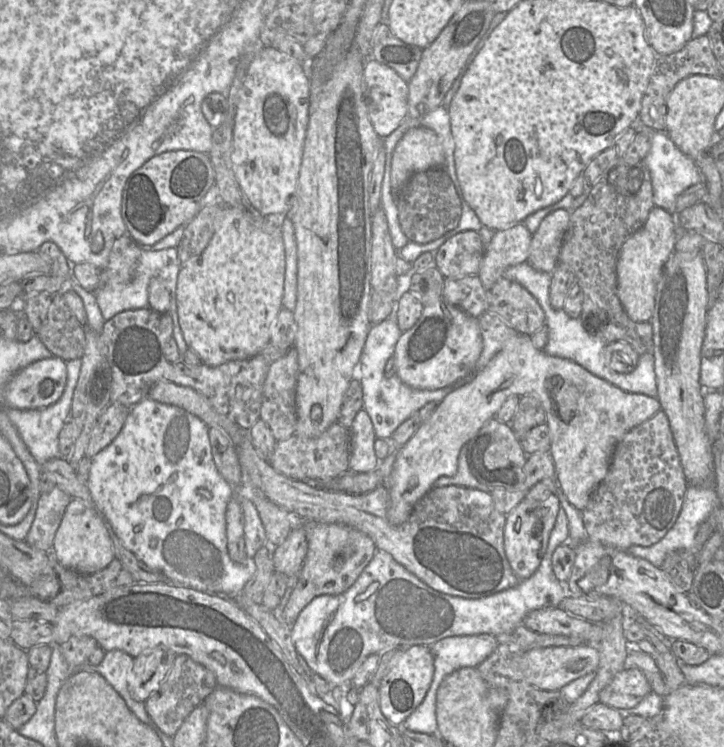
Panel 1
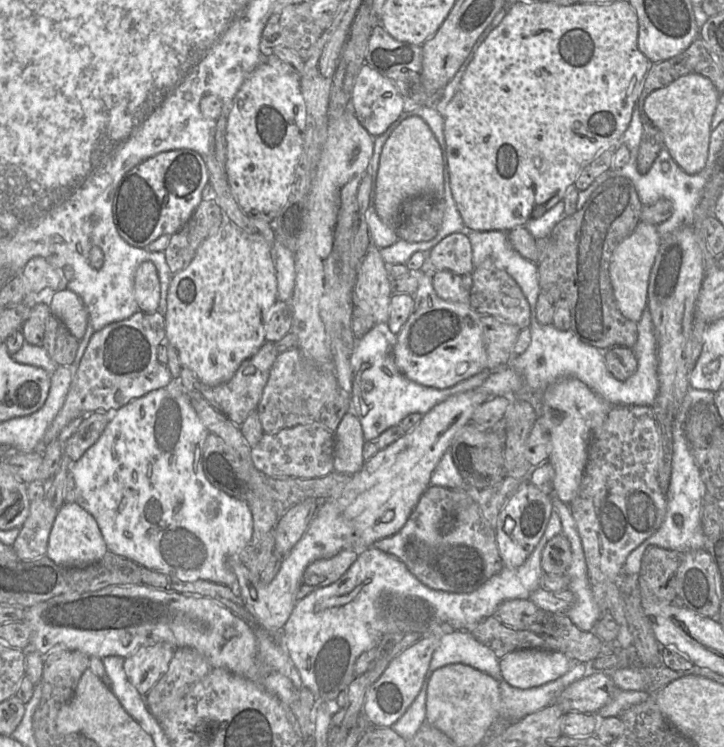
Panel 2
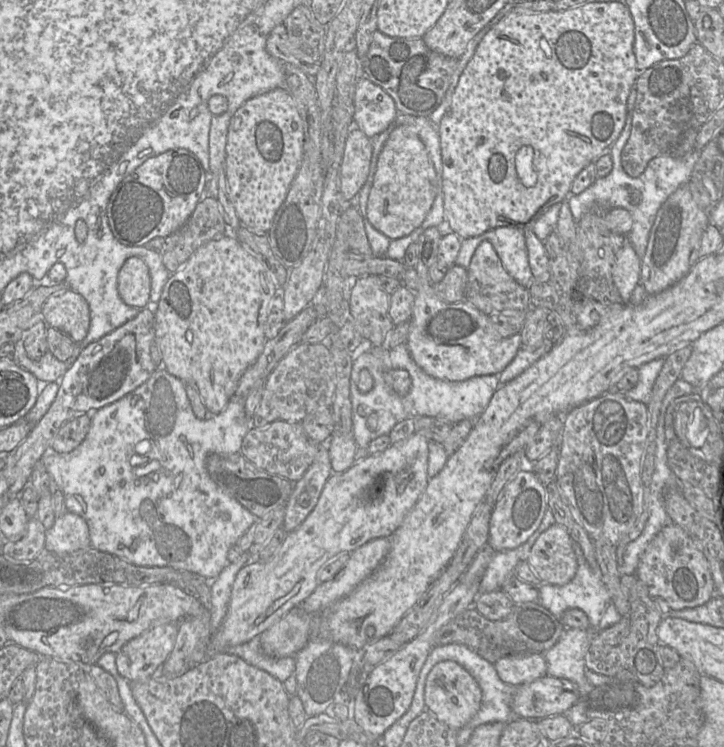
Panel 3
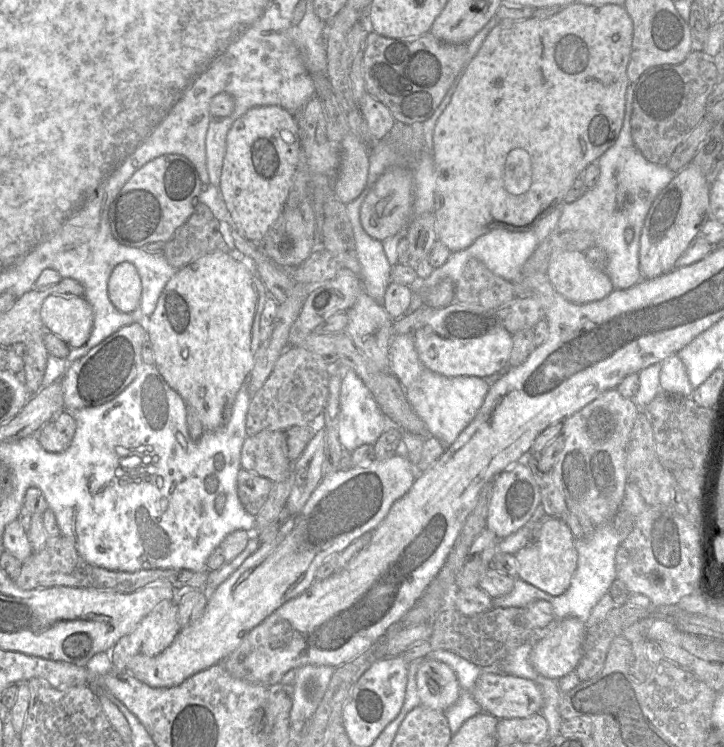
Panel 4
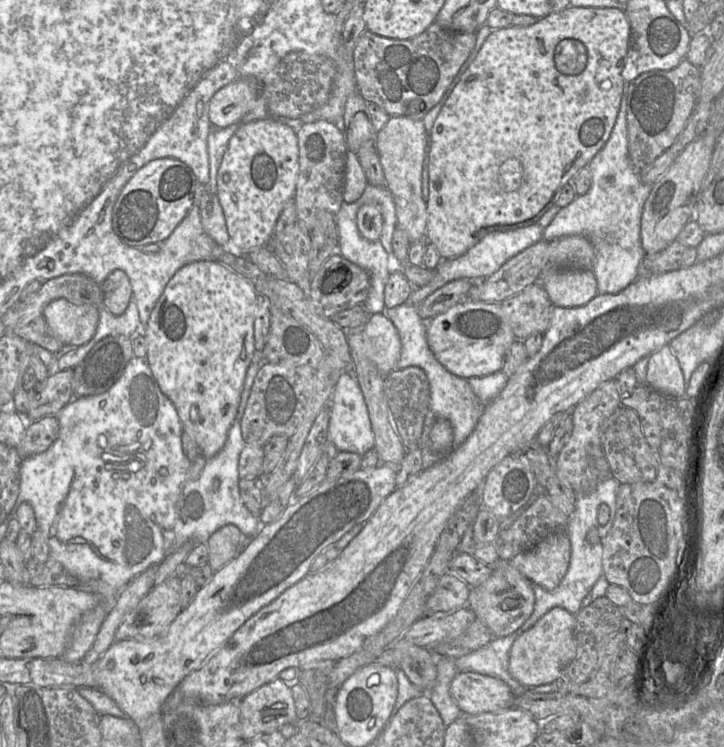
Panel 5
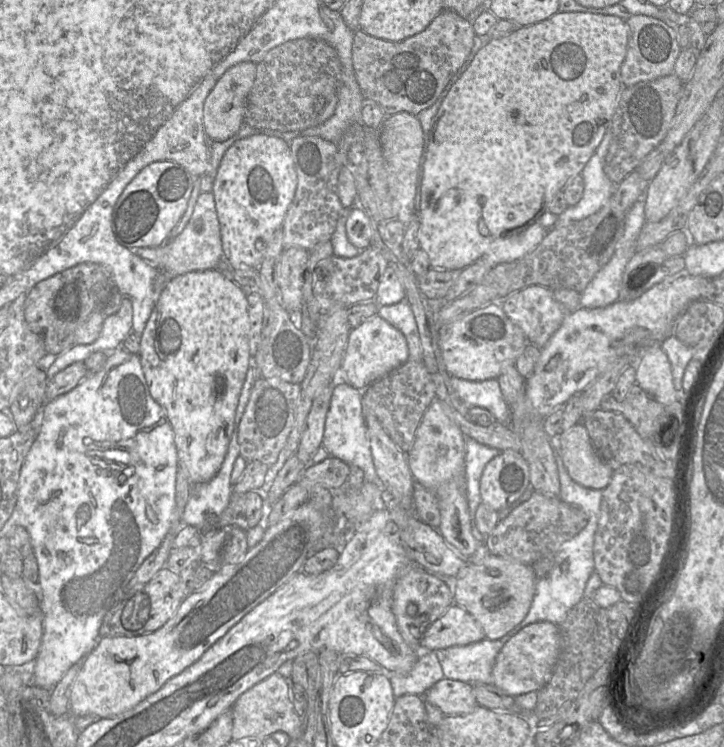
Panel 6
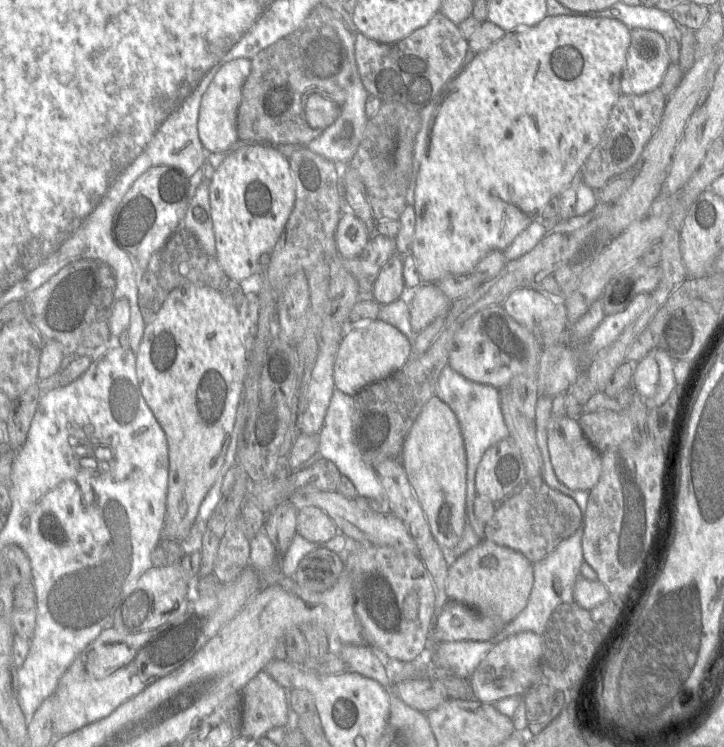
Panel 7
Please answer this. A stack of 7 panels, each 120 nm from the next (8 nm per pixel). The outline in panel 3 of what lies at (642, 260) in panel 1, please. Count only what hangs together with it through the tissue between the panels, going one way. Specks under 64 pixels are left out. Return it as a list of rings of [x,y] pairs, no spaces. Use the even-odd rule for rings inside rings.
[[[626,242],[616,255],[612,278],[625,304],[630,304],[632,294],[640,283],[641,260],[629,242]]]

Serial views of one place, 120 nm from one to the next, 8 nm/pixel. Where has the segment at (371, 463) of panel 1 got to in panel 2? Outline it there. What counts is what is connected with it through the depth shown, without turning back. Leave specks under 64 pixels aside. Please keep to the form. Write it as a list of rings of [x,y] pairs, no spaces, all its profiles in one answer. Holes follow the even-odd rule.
[[[349,411],[339,423],[335,434],[334,472],[353,475],[364,464],[365,439],[358,417]]]

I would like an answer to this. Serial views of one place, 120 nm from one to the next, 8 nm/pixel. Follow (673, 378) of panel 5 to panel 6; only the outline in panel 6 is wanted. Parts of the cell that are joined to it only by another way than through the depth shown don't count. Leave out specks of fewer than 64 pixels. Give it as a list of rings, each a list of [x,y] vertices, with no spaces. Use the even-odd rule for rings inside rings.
[[[661,344],[644,349],[645,355],[636,369],[636,384],[664,406],[676,402],[671,364]]]

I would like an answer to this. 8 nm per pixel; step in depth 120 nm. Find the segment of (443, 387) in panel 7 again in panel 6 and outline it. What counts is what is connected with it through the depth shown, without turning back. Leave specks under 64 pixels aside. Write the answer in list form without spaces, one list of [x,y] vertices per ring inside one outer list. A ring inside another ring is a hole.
[[[451,376],[451,386],[467,404],[487,409],[500,422],[509,425],[509,407],[498,379],[470,381]],[[465,437],[466,496],[471,529],[475,539],[482,543],[486,536],[480,533],[476,525],[476,510],[482,503],[480,479],[486,464],[499,453],[498,449],[483,445],[471,437]]]

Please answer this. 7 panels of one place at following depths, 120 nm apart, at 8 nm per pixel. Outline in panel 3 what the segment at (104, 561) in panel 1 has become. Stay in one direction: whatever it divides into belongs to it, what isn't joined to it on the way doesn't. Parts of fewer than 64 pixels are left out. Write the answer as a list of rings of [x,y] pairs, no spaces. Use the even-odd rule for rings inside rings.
[[[66,512],[46,530],[45,549],[56,554],[71,553],[91,547],[89,528],[79,515]]]

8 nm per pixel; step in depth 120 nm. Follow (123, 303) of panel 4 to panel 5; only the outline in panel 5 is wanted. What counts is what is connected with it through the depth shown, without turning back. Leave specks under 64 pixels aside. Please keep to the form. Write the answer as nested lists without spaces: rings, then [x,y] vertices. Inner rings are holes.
[[[116,269],[108,275],[101,287],[103,304],[106,309],[115,316],[123,314],[133,296],[132,286],[127,274]]]

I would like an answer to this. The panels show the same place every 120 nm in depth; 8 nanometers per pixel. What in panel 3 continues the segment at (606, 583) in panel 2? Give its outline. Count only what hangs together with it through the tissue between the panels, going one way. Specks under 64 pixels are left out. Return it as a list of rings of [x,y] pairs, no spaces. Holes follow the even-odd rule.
[[[608,391],[563,416],[554,481],[586,532],[613,546],[638,538],[647,521],[640,472],[648,436],[647,418],[647,404],[630,400],[618,391]]]

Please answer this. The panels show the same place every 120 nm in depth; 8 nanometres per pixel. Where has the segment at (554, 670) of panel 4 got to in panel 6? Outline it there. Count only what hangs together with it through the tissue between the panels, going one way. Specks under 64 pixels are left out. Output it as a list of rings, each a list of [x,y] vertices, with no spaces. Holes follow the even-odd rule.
[[[548,621],[532,623],[514,635],[498,653],[492,670],[492,684],[513,697],[538,691],[549,682],[559,651],[559,626]]]

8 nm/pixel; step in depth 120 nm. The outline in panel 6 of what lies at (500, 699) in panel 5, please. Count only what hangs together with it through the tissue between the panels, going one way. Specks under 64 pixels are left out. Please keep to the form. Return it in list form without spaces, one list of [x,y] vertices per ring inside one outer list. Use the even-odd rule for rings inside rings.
[[[447,678],[438,681],[423,697],[426,702],[438,707],[445,716],[467,714],[479,706],[472,684]]]

